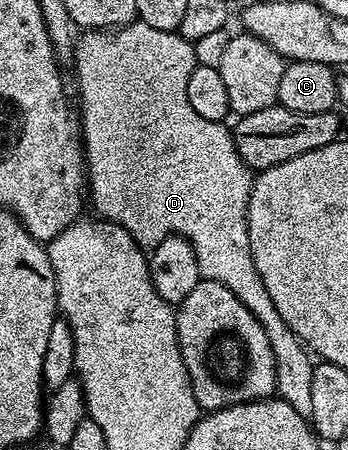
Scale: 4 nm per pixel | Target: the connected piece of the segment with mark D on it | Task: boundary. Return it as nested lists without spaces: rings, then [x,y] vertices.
[[[136,19],[134,22],[124,24],[122,28],[114,30],[87,30],[78,37],[75,46],[75,63],[73,73],[79,79],[79,104],[83,107],[83,132],[81,128],[81,139],[85,145],[85,168],[89,173],[89,200],[95,203],[95,208],[100,217],[104,220],[112,220],[114,224],[119,224],[139,244],[140,248],[150,250],[157,247],[162,240],[170,236],[183,236],[193,246],[193,254],[197,258],[200,277],[204,280],[221,282],[221,286],[226,286],[228,290],[233,290],[237,294],[237,299],[245,305],[245,310],[261,322],[261,330],[265,330],[265,338],[269,342],[269,350],[275,359],[275,391],[278,399],[289,402],[297,414],[310,417],[313,414],[311,404],[311,384],[313,383],[313,356],[308,349],[303,347],[297,334],[285,326],[285,318],[277,311],[277,306],[273,306],[273,298],[269,298],[269,290],[265,290],[265,282],[261,282],[261,274],[257,274],[257,266],[253,262],[253,254],[249,246],[249,230],[247,229],[247,207],[249,206],[249,194],[251,193],[251,182],[253,179],[252,169],[237,154],[237,146],[231,137],[232,129],[223,122],[209,122],[201,118],[189,106],[189,94],[185,94],[189,86],[189,74],[193,74],[195,69],[195,45],[192,41],[183,39],[182,36],[173,32],[162,32],[153,30],[153,26],[146,24],[144,20]]]

